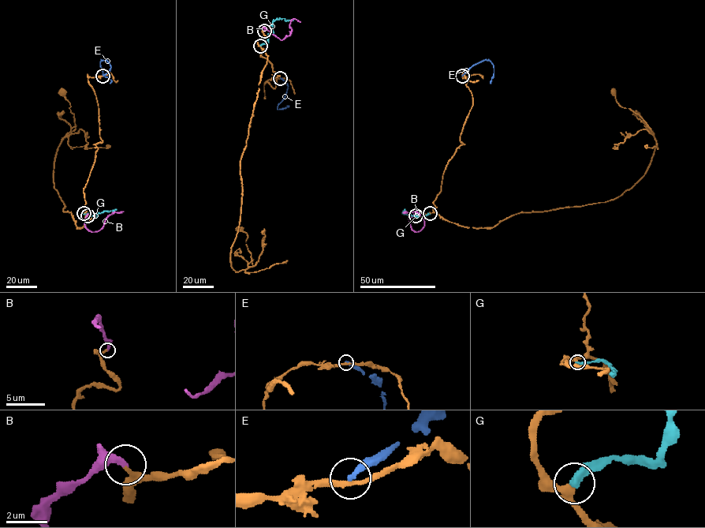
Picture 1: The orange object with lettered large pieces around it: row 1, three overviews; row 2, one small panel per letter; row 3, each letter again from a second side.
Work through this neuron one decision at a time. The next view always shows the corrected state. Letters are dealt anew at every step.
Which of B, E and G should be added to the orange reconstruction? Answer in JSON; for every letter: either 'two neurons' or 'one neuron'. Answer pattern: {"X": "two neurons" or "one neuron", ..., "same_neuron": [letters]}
{"B": "one neuron", "E": "two neurons", "G": "two neurons", "same_neuron": ["B"]}

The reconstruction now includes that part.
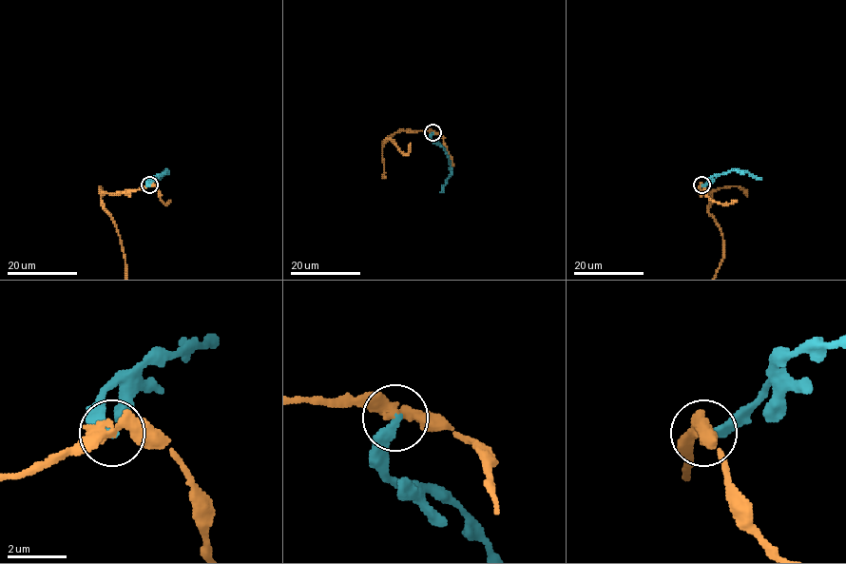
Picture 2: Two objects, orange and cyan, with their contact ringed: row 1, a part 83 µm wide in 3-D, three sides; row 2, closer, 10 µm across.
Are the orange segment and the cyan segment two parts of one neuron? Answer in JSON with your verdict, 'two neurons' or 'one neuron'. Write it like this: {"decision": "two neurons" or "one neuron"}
{"decision": "two neurons"}

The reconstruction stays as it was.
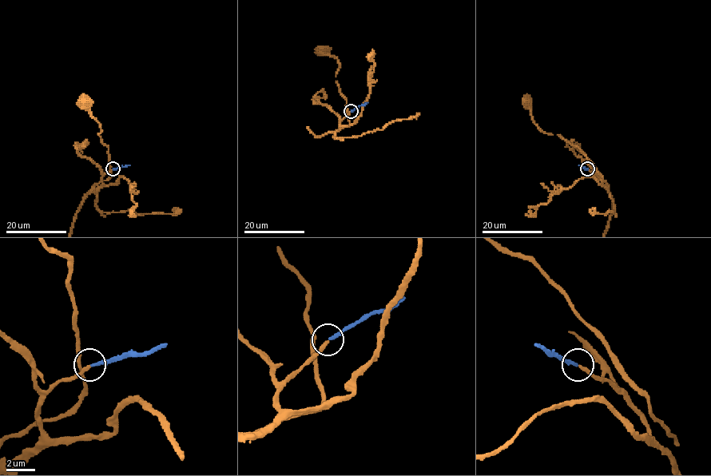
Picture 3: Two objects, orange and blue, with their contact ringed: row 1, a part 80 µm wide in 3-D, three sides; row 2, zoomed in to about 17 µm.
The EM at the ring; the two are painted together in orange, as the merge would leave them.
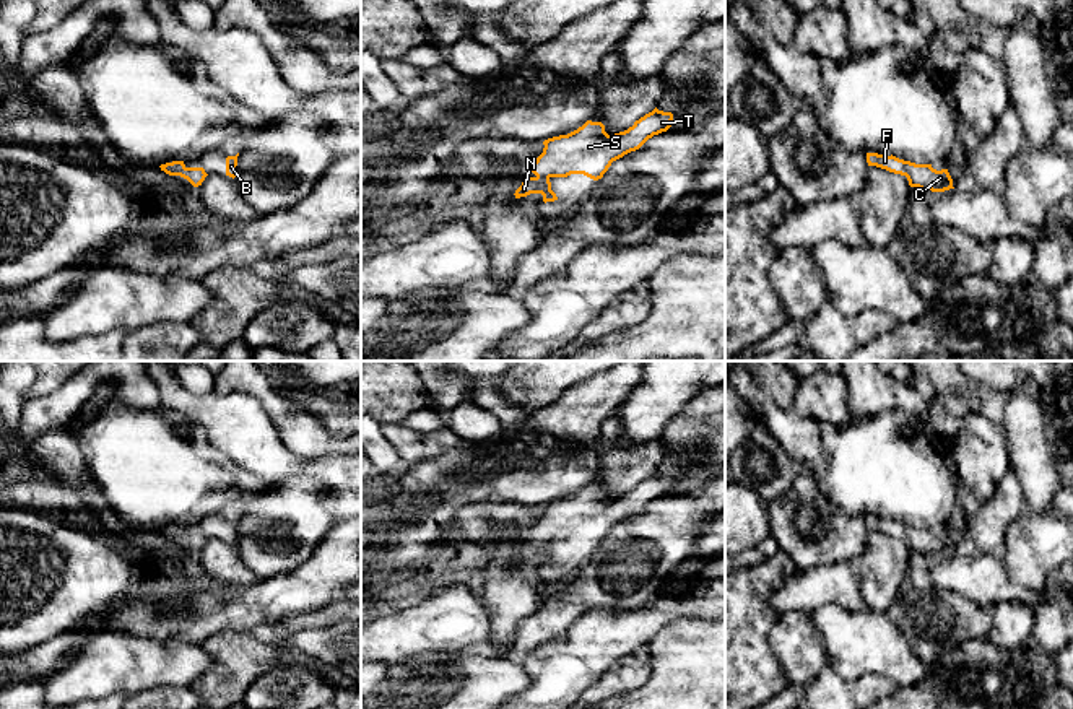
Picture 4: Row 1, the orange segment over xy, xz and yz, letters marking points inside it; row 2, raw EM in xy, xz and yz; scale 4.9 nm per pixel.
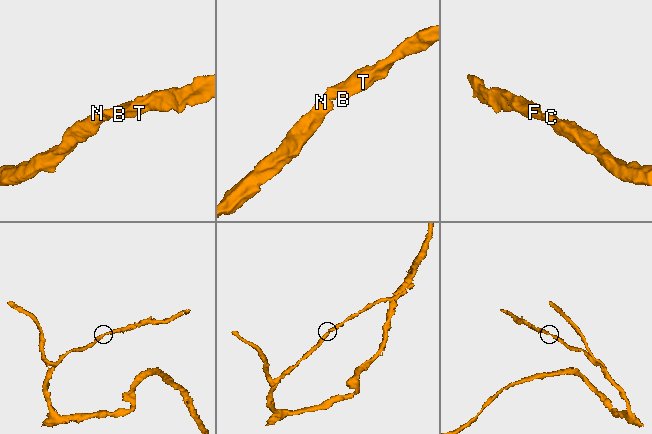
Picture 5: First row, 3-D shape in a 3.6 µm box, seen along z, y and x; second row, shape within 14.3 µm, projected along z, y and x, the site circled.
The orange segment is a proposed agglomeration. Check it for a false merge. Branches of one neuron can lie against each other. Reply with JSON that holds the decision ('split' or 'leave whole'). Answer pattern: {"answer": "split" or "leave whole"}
{"answer": "leave whole"}

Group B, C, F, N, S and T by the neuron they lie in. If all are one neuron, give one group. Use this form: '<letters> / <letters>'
B C F N S T

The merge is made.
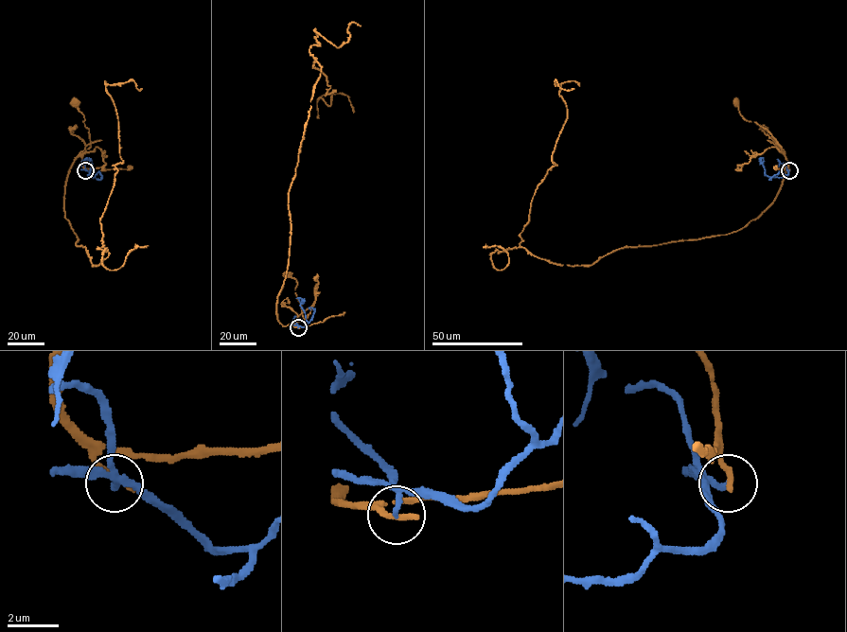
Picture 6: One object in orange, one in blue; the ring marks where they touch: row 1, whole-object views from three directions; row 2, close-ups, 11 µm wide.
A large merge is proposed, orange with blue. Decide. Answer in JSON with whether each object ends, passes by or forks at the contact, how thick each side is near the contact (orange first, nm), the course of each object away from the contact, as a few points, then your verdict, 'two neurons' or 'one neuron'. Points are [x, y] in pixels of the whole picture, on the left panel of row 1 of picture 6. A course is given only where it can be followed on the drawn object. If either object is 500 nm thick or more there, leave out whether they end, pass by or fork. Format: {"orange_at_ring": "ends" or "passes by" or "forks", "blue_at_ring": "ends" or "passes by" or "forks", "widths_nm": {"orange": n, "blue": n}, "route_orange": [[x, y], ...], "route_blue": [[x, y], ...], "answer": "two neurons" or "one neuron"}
{"orange_at_ring": "ends", "blue_at_ring": "passes by", "widths_nm": {"orange": 320, "blue": 160}, "route_orange": [[85, 170], [79, 153], [90, 147], [89, 129], [82, 121], [85, 118], [75, 102]], "route_blue": [[85, 170], [94, 177], [88, 175], [92, 165], [87, 157], [84, 161]], "answer": "two neurons"}

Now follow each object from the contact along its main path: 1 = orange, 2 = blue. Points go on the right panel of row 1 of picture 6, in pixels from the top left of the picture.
1: (789, 170), (785, 151), (776, 139), (766, 129), (744, 118), (736, 102)
2: (789, 170), (782, 177), (768, 177), (762, 157), (760, 161)

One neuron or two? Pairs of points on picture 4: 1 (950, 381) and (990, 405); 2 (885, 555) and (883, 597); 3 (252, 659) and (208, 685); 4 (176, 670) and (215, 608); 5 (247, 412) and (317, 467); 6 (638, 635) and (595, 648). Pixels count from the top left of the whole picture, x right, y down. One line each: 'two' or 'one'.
1: one
2: one
3: one
4: two
5: one
6: one

